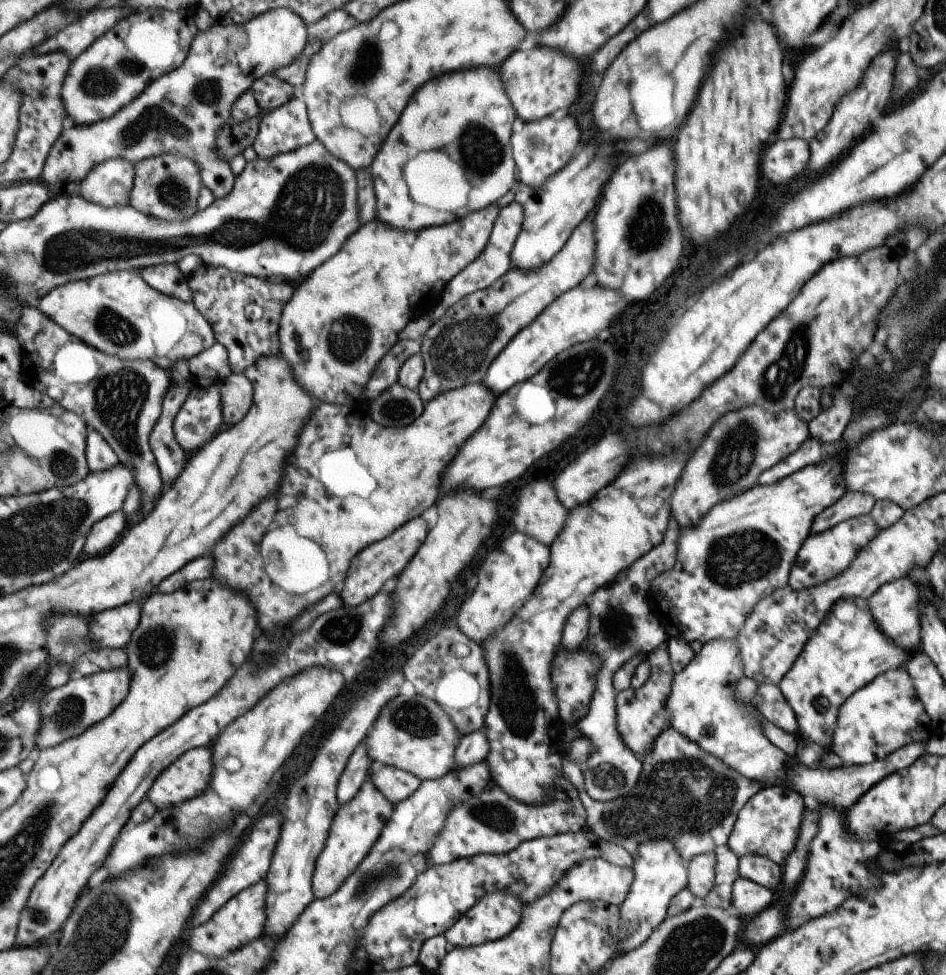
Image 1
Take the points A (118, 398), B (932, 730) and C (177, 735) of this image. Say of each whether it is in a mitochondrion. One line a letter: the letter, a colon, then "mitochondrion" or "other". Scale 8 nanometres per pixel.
A: mitochondrion
B: other
C: other

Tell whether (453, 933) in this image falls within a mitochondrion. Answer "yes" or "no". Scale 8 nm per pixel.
no

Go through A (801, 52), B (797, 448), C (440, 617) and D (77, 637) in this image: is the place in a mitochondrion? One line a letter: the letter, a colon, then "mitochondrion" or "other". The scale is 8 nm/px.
A: other
B: other
C: other
D: mitochondrion

